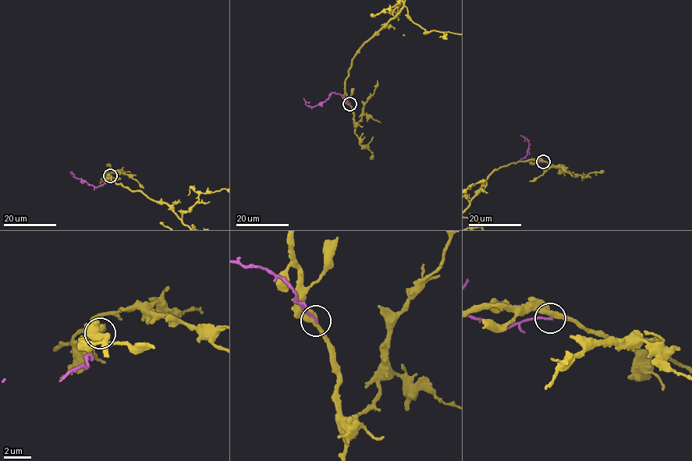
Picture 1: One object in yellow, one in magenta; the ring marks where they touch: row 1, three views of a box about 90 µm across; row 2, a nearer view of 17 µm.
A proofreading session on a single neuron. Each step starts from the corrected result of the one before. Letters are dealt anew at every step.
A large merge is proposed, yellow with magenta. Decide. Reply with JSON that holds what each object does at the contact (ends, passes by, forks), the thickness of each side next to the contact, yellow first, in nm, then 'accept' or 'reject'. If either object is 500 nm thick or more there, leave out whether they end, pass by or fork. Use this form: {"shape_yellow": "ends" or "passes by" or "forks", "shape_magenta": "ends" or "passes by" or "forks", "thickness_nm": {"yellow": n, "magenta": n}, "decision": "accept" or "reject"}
{"shape_yellow": "passes by", "shape_magenta": "ends", "thickness_nm": {"yellow": 460, "magenta": 150}, "decision": "reject"}

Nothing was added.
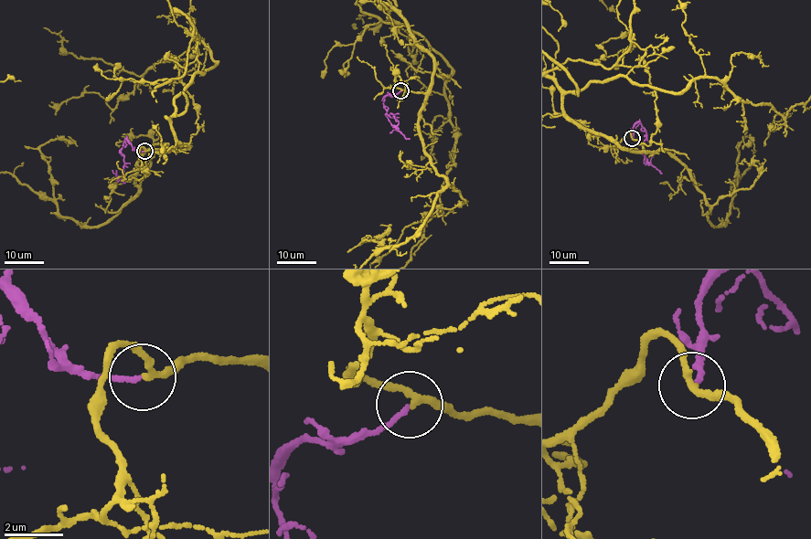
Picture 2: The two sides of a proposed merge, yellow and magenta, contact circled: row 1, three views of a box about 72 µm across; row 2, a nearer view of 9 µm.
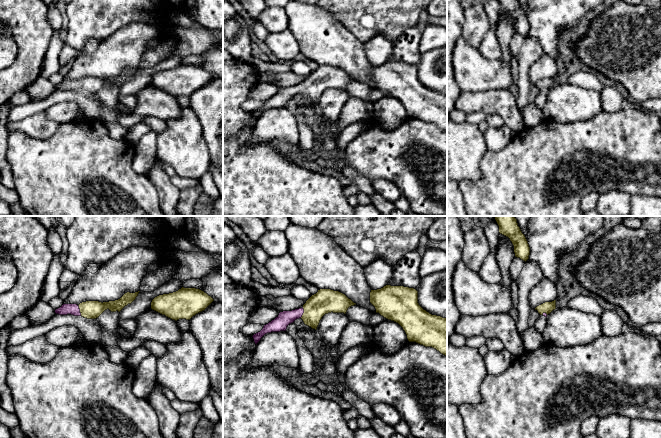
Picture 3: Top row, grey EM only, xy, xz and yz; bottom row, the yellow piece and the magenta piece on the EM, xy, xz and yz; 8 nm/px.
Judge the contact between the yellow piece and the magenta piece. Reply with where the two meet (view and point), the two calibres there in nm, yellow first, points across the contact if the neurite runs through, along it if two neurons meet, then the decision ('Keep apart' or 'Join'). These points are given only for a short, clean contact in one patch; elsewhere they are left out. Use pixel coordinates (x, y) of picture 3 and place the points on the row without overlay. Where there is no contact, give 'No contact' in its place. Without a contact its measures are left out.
Touches yellow at xy (80, 86). Thickness 140 nm (yellow) against 90 nm. Path across: xy (90, 85), (80, 86), (73, 85). Join

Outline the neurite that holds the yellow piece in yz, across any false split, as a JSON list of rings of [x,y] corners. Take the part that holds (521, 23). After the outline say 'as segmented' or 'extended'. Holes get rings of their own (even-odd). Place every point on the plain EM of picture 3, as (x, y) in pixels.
[[[498,0],[499,9],[508,13],[514,22],[515,33],[527,37],[530,31],[530,23],[525,11],[518,0]]]; as segmented

